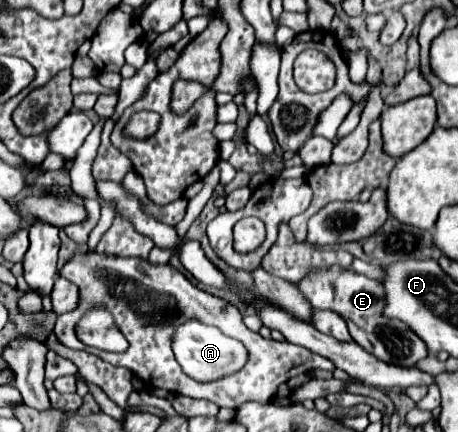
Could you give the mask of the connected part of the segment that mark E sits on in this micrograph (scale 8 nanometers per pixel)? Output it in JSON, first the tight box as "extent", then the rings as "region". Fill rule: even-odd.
{"extent":[297,267,429,367],"region":[[[327,267],[305,277],[301,283],[297,283],[297,287],[309,299],[313,309],[329,309],[339,313],[347,321],[353,341],[357,341],[361,347],[365,347],[369,353],[377,355],[379,359],[411,367],[429,355],[425,341],[411,327],[407,327],[407,323],[397,319],[387,319],[383,315],[385,287],[379,281],[367,279],[365,275],[359,275],[355,271]]]}

